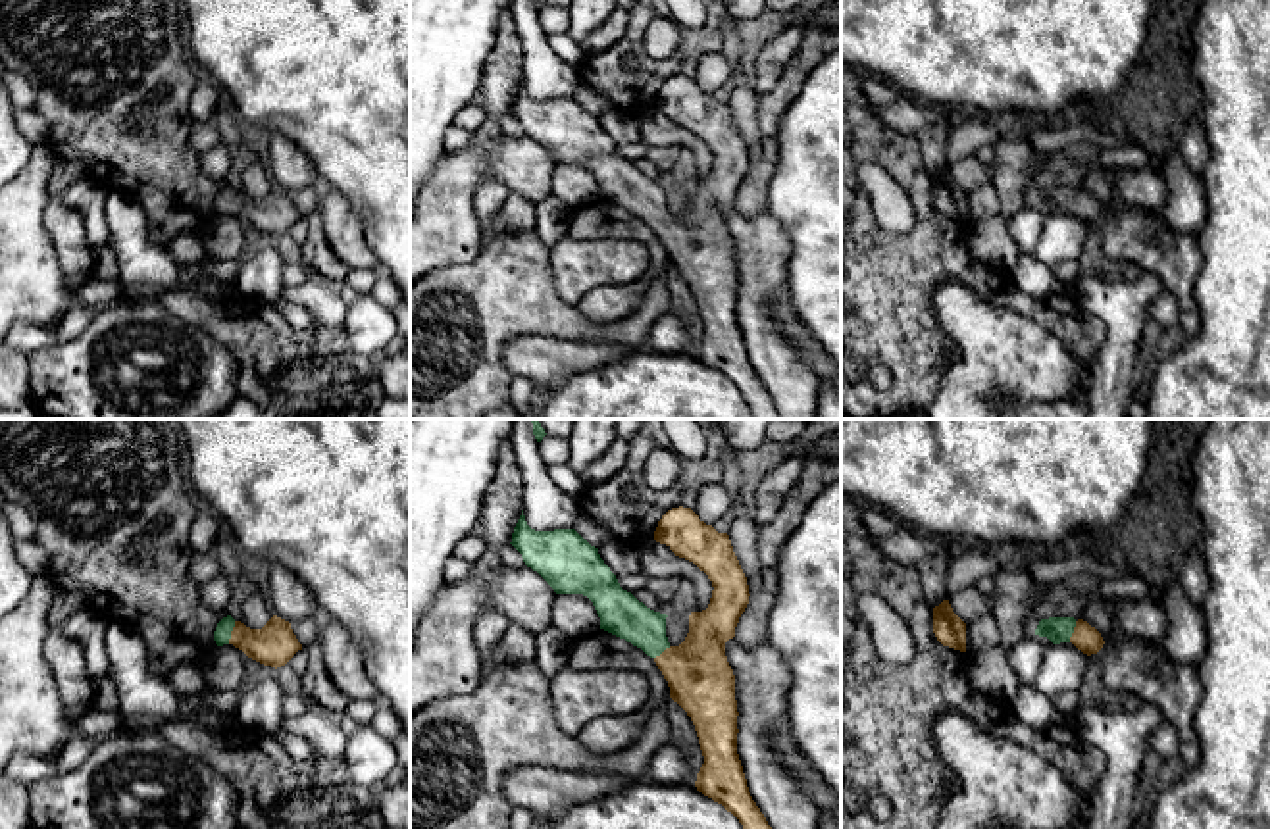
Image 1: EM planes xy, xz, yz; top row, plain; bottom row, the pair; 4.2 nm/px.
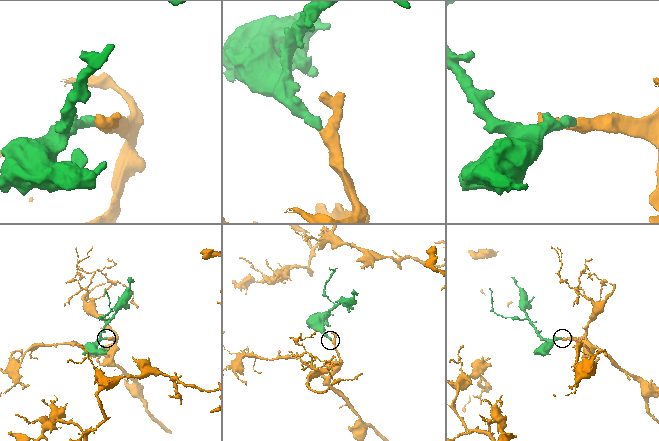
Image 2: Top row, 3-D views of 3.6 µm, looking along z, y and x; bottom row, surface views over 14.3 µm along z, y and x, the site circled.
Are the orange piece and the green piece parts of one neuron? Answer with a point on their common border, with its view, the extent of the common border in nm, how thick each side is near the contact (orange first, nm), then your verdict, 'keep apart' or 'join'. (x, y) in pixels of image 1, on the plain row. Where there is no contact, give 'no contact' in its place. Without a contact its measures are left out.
meets orange in xy at (231, 202); contact 100 nm long; 180 nm thick on the orange side, 70 nm on the other; join

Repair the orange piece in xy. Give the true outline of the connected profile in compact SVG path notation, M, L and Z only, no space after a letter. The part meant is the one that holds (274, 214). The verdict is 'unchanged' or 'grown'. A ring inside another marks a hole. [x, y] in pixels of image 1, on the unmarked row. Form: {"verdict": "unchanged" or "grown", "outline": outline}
{"verdict": "grown", "outline": "M227 185L217 192L214 210L217 215L233 214L248 227L275 239L302 219L291 192L277 185L273 185L262 198L250 198Z"}

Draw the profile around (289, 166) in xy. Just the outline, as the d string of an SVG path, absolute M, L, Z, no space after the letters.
M283 133L269 138L267 171L271 181L289 192L308 188L319 177L308 154Z

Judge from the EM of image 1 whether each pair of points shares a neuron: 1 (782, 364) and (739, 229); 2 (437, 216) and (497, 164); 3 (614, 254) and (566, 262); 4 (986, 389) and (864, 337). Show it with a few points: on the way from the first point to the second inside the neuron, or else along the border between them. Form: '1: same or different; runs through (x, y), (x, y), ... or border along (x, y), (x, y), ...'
1: same; runs through (766, 331), (757, 306), (757, 262)
2: same; runs through (447, 199), (480, 166)
3: same; runs through (603, 262), (578, 262)
4: different; border along (941, 327), (955, 358), (936, 399)

